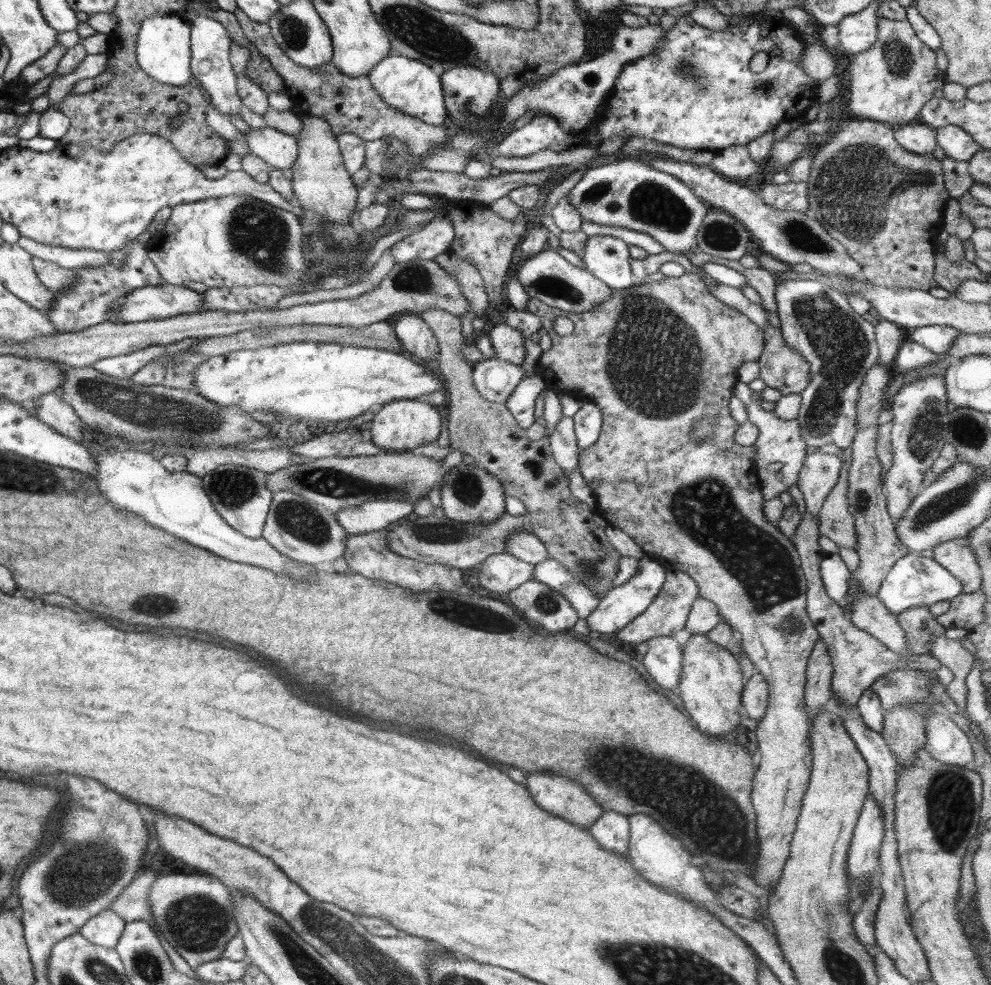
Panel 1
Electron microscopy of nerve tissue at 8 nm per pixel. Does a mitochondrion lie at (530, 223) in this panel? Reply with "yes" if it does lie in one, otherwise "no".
no

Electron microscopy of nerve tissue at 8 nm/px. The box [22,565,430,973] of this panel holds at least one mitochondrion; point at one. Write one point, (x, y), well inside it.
(77, 879)

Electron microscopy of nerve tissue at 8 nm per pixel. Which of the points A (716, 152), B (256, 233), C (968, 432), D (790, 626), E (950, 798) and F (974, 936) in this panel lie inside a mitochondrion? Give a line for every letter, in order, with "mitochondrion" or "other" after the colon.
A: other
B: mitochondrion
C: mitochondrion
D: mitochondrion
E: mitochondrion
F: other

